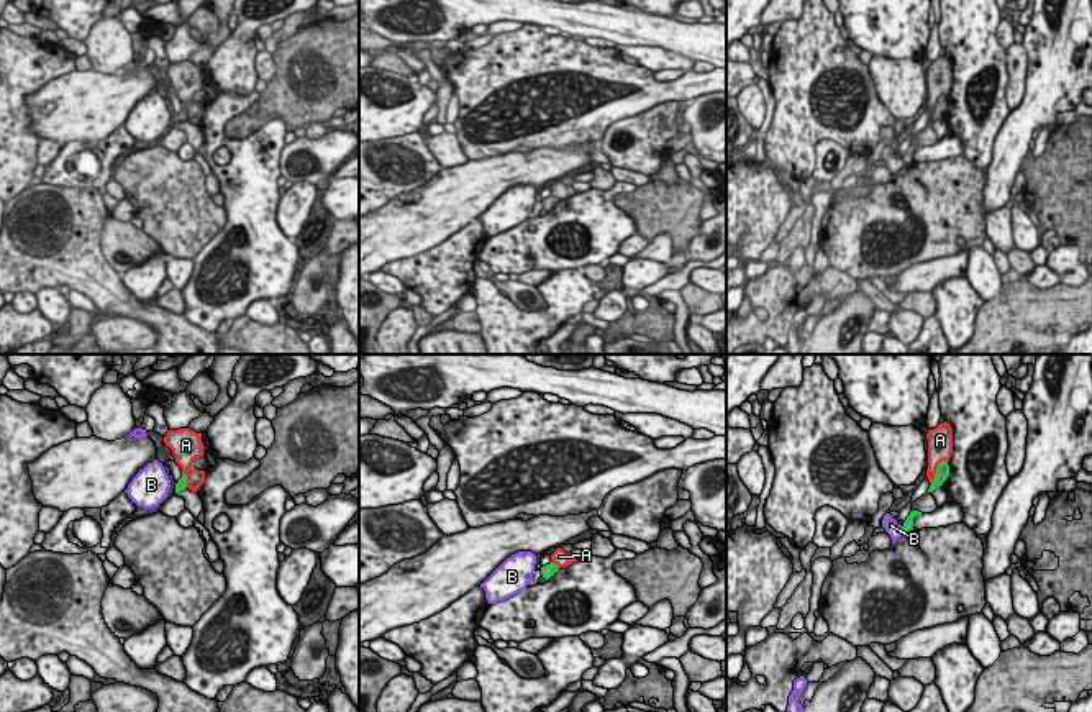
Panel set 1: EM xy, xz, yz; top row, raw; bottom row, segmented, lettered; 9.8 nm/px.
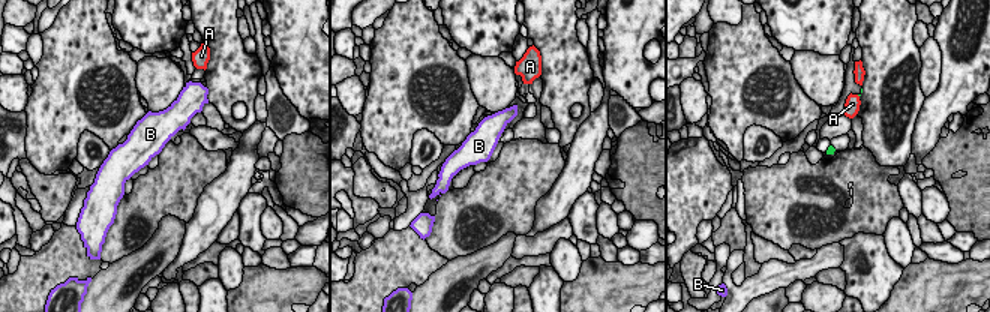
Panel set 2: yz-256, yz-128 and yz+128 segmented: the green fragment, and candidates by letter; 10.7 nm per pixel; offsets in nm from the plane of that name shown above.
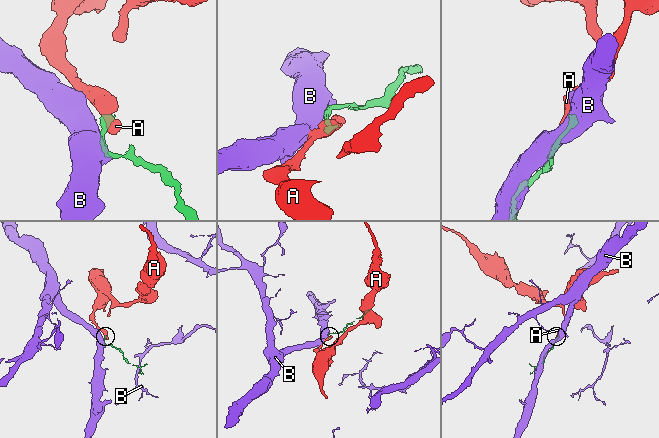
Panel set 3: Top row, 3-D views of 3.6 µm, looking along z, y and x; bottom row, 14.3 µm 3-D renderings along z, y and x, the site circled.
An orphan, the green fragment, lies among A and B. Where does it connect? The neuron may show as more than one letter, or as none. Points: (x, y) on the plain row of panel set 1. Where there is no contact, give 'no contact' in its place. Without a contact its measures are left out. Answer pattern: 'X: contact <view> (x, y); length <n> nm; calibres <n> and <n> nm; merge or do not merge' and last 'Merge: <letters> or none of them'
A: contact yz (937, 102); length 300 nm; calibres 130 and 260 nm; do not merge
B: contact yz (904, 163); length 70 nm; calibres 100 and 140 nm; do not merge
Merge: none of them

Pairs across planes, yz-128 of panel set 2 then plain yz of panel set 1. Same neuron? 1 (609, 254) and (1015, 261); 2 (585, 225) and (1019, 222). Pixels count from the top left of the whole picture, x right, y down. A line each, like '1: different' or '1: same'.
1: same
2: different

